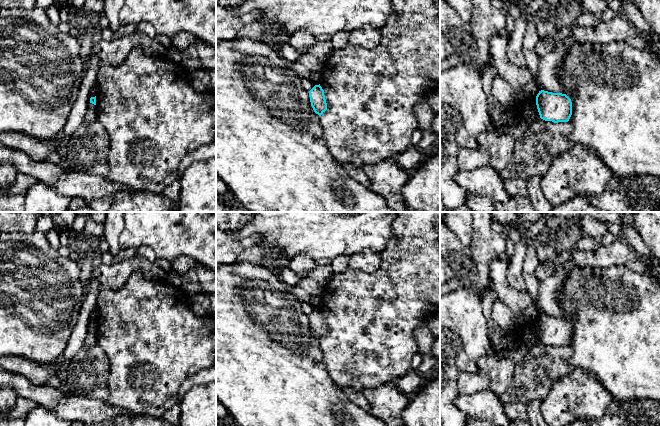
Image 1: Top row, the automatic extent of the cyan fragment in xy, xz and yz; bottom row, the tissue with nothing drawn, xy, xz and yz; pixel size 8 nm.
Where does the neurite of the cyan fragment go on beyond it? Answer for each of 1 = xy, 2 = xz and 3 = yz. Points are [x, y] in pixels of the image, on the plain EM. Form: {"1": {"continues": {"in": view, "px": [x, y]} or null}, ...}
{"1": {"continues": null}, "2": {"continues": null}, "3": {"continues": null}}

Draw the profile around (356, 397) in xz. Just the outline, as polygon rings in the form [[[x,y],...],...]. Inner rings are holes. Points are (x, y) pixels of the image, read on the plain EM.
[[[343,388],[343,391],[355,405],[366,410],[367,412],[370,412],[370,405],[362,392],[356,391],[352,388]]]

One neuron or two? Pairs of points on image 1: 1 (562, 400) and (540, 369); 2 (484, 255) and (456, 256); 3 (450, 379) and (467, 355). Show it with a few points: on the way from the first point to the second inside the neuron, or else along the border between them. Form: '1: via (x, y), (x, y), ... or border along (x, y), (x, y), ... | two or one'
1: border along (570, 371), (557, 378), (549, 392), (541, 400) | two
2: border along (468, 248), (475, 264), (475, 269), (465, 278) | two
3: border along (450, 365), (455, 366), (459, 370) | two

